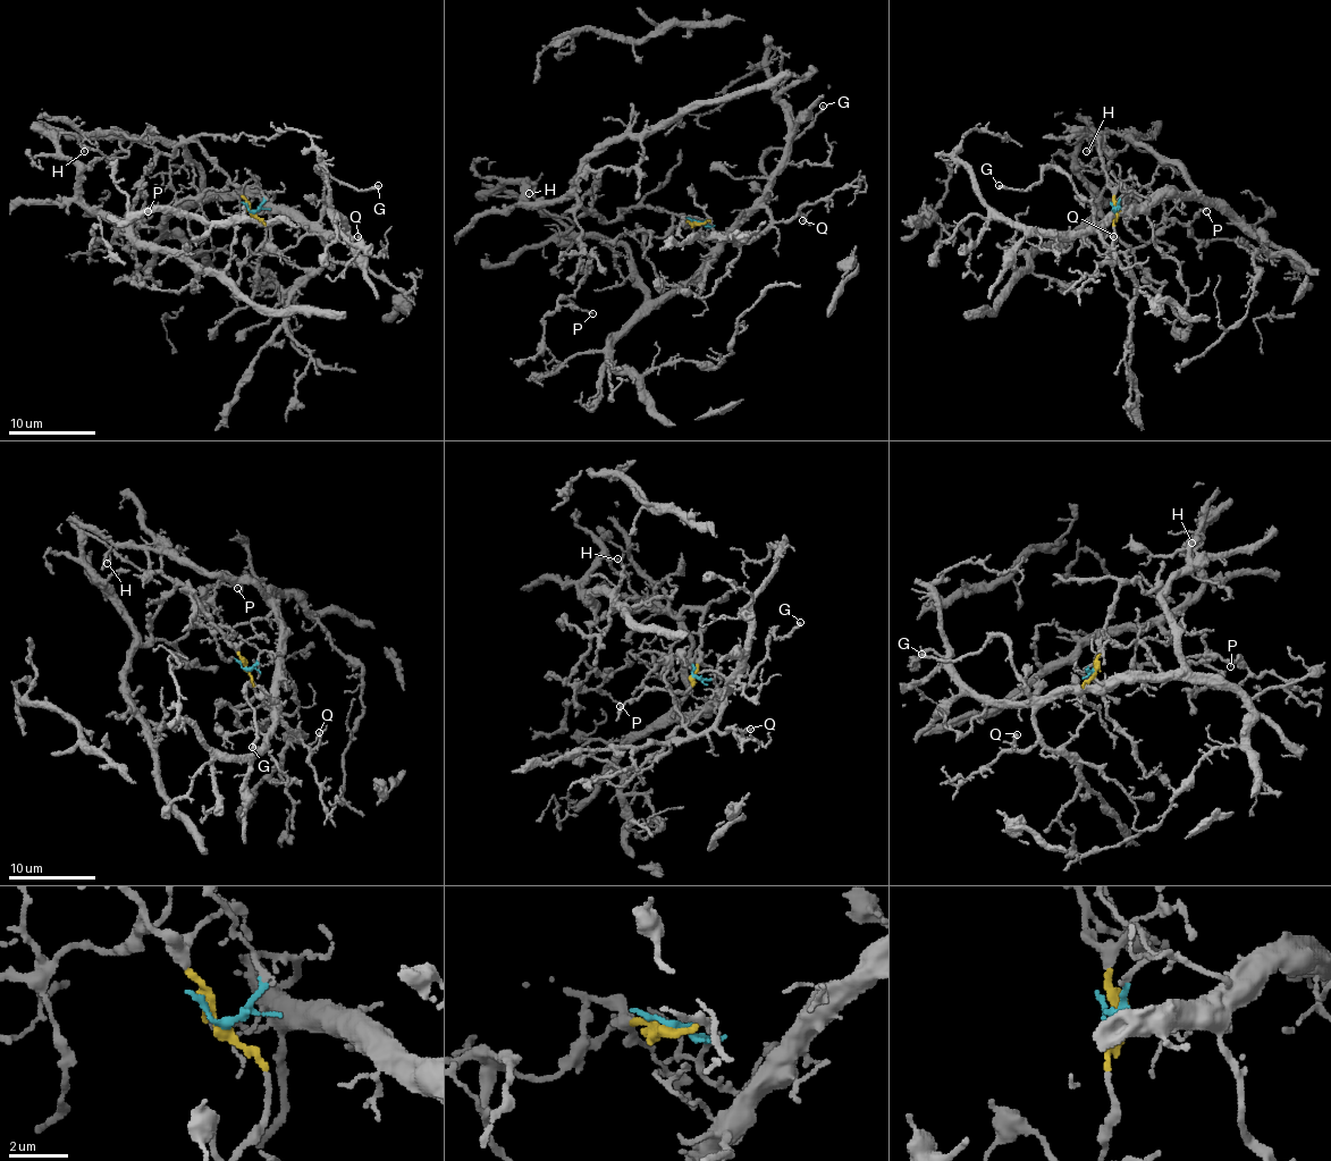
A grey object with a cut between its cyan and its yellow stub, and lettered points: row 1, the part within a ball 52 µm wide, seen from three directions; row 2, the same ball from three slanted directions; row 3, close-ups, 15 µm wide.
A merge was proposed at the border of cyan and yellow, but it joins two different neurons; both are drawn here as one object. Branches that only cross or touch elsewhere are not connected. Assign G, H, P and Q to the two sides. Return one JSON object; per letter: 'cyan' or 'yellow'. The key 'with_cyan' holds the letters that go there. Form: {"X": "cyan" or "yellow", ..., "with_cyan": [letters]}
{"G": "cyan", "H": "cyan", "P": "yellow", "Q": "cyan", "with_cyan": ["G", "H", "Q"]}

